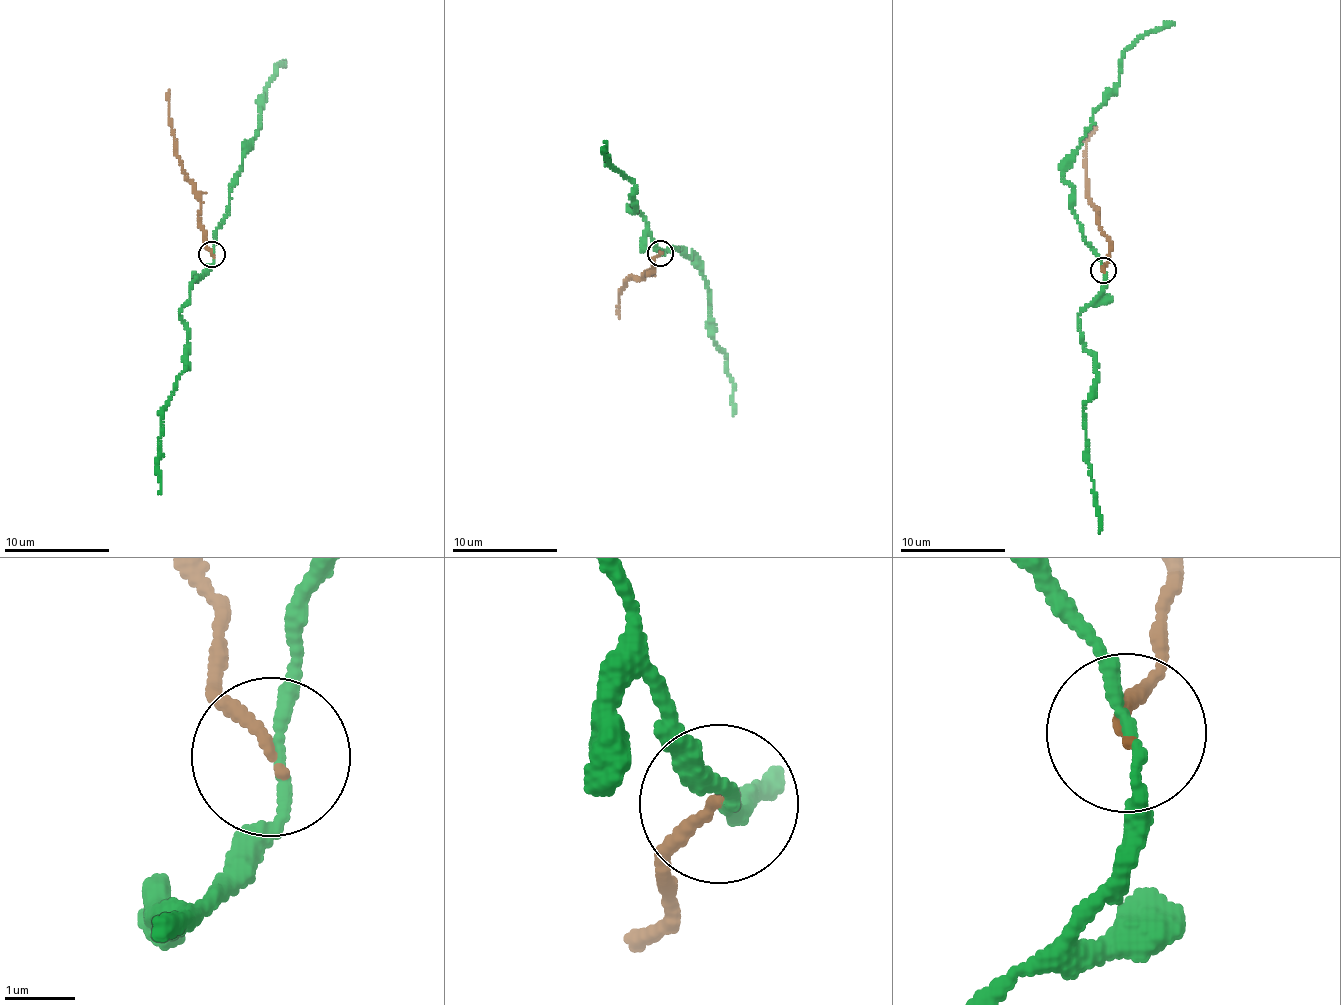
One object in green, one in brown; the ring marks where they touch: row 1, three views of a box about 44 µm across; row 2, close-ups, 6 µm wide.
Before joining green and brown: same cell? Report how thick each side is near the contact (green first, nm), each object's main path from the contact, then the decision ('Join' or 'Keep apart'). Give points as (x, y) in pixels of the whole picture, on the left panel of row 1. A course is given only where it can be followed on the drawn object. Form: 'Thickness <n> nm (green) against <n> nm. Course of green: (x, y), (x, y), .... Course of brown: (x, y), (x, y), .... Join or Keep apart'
Thickness 150 nm (green) against 130 nm. Course of green: (211, 252), (245, 143), (256, 137), (261, 123), (261, 95), (283, 64). Course of brown: (211, 255), (203, 245), (200, 195), (182, 167), (174, 139), (169, 90). Keep apart

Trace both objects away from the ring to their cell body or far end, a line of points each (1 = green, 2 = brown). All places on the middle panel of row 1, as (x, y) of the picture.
1: (659, 254), (675, 248), (689, 256), (692, 252), (705, 280), (711, 300), (711, 336), (733, 384), (733, 416)
2: (659, 253), (652, 263), (649, 274), (642, 280), (631, 275), (624, 285), (619, 318)

